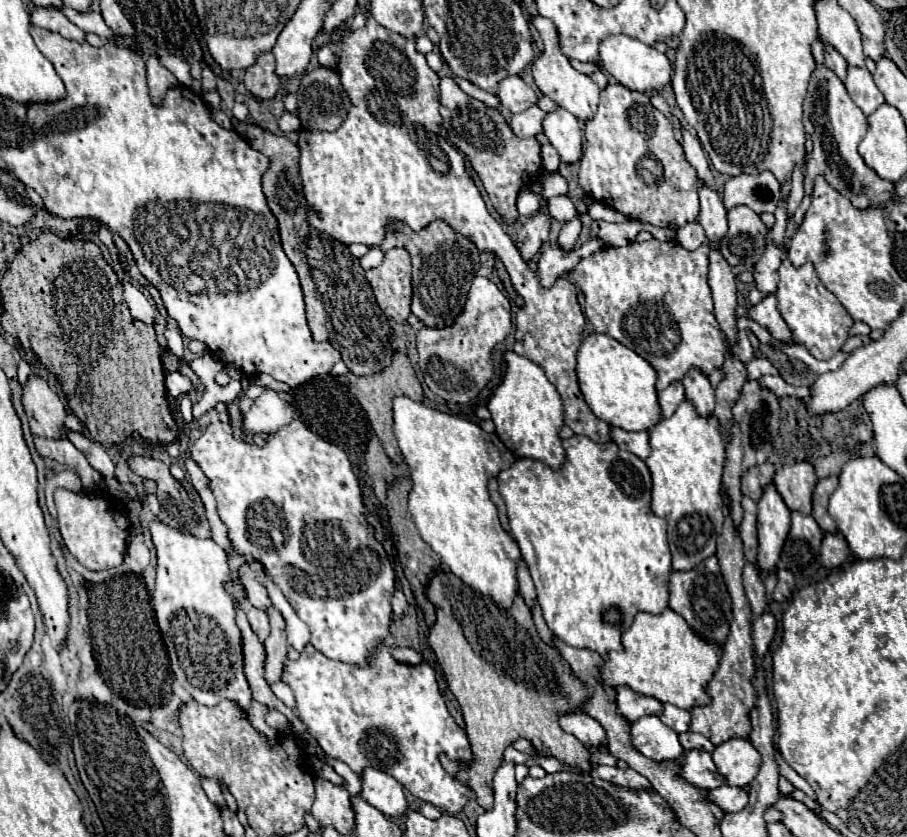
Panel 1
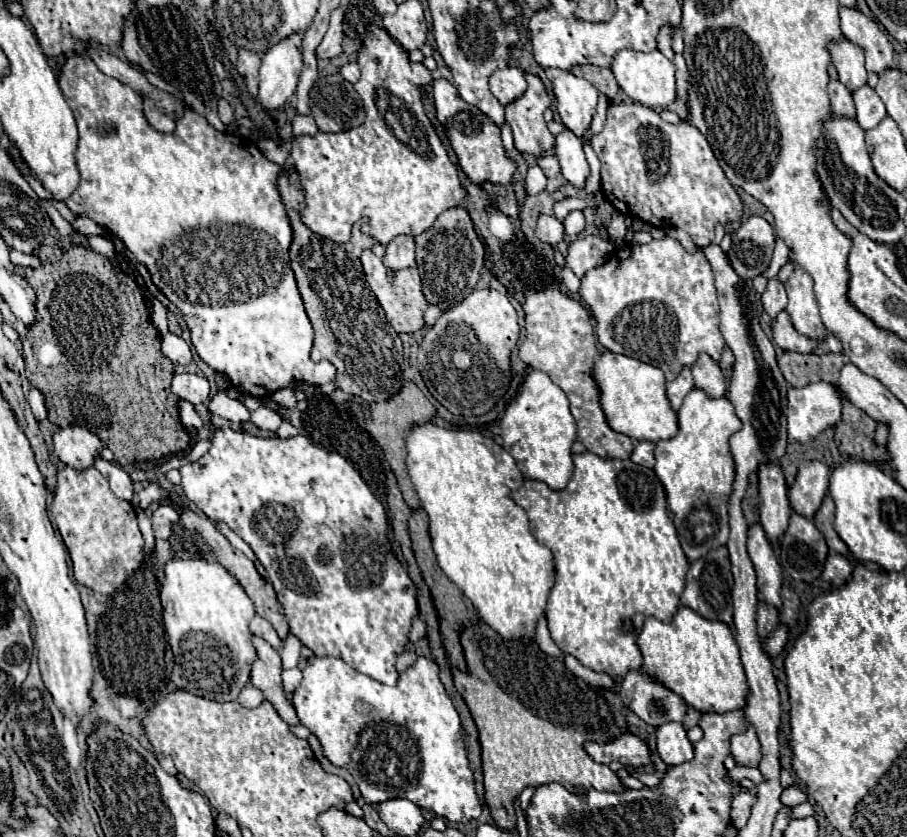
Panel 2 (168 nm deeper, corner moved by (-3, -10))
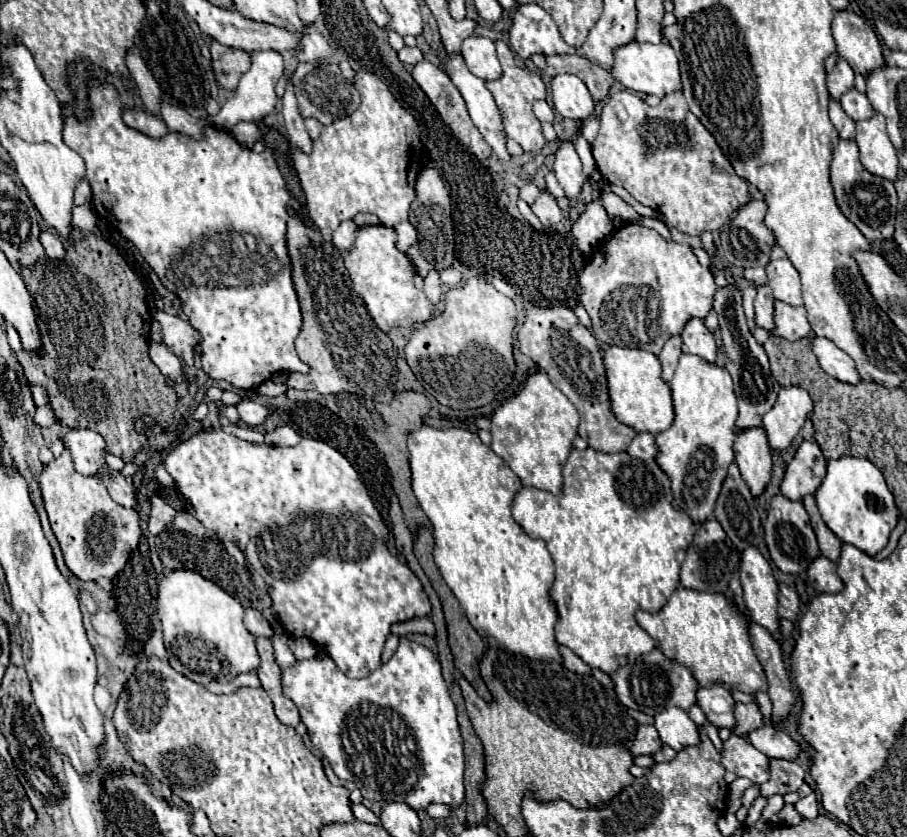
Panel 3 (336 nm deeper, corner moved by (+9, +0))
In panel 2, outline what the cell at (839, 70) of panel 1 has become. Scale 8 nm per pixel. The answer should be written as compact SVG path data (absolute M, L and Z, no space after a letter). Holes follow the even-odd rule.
M829 81L829 99L831 99L831 109L839 117L849 117L855 119L855 107L853 107L853 97L847 91L845 85L839 81Z

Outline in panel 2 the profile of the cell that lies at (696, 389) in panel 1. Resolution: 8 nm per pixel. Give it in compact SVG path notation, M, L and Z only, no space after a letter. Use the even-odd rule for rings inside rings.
M699 355L691 367L695 385L703 389L711 397L721 397L727 391L725 373L719 367L719 361L711 359L709 355Z

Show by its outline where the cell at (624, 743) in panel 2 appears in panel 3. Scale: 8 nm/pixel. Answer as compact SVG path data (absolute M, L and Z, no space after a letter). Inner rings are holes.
M639 725L635 739L631 743L633 755L651 755L657 749L661 749L661 739L657 737L657 729L653 725Z

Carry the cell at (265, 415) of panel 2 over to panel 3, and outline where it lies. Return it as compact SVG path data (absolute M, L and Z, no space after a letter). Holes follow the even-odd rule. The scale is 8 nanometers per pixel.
M243 399L243 401L239 401L237 405L237 411L239 411L239 421L243 421L243 423L247 423L247 425L261 425L265 419L267 419L267 415L269 415L269 411L267 411L267 407L263 407L263 405L259 405L257 401L253 401L253 399Z

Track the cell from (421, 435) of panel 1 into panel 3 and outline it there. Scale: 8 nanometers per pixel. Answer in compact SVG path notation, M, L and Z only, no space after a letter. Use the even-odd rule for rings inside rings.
M421 425L417 431L409 433L407 449L413 493L433 525L435 565L465 609L469 623L493 647L505 647L507 651L529 659L561 661L553 635L557 613L549 599L549 587L555 579L553 559L545 549L545 543L541 539L531 539L511 515L511 501L521 487L521 479L489 445L479 439L477 433L469 429L435 429Z

